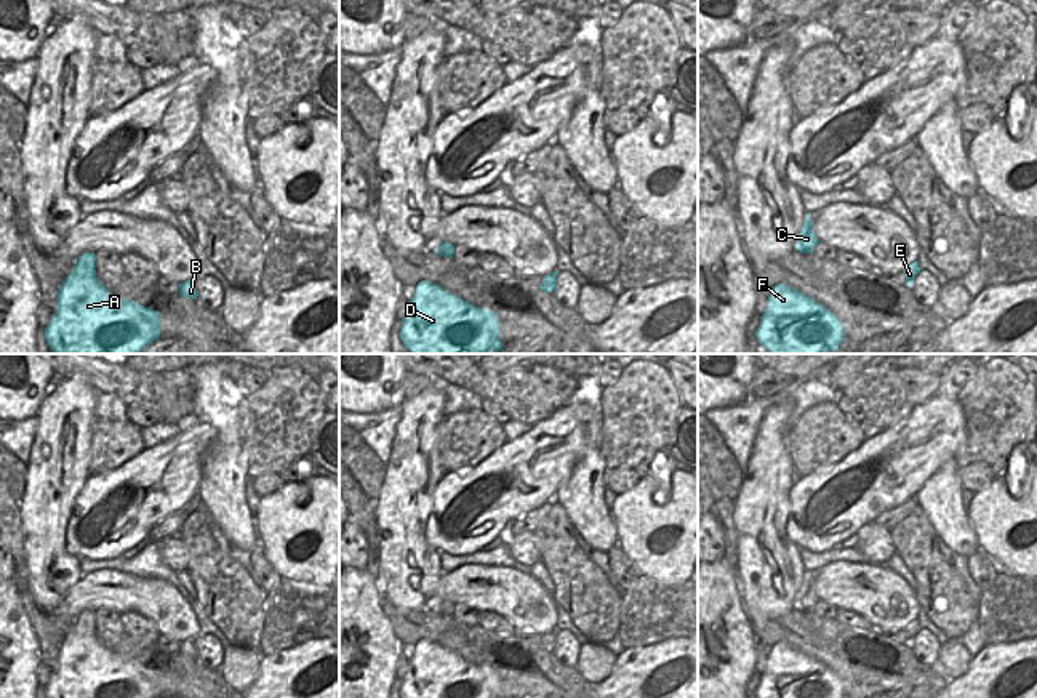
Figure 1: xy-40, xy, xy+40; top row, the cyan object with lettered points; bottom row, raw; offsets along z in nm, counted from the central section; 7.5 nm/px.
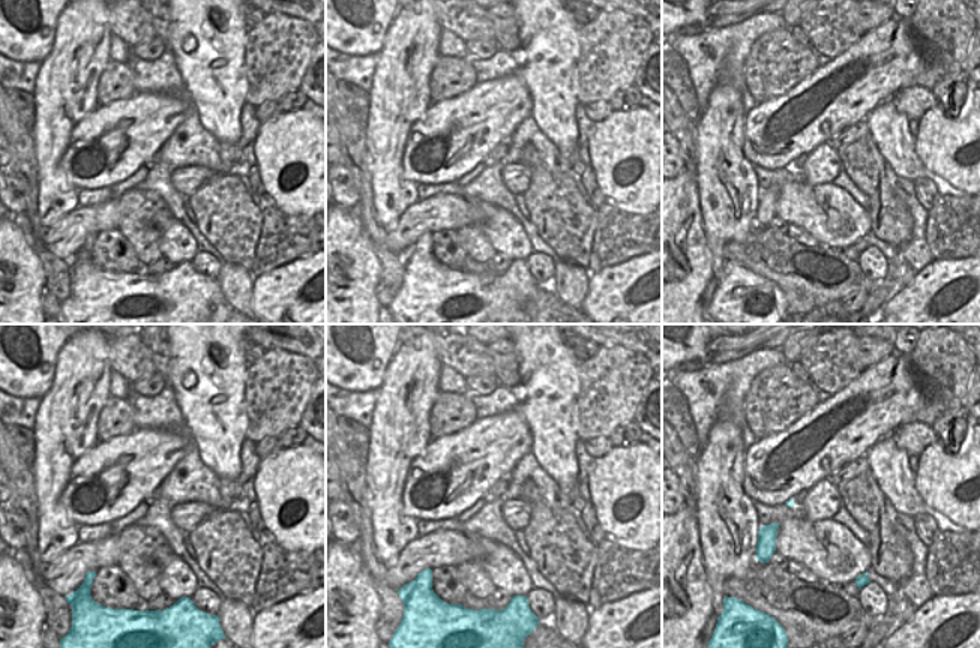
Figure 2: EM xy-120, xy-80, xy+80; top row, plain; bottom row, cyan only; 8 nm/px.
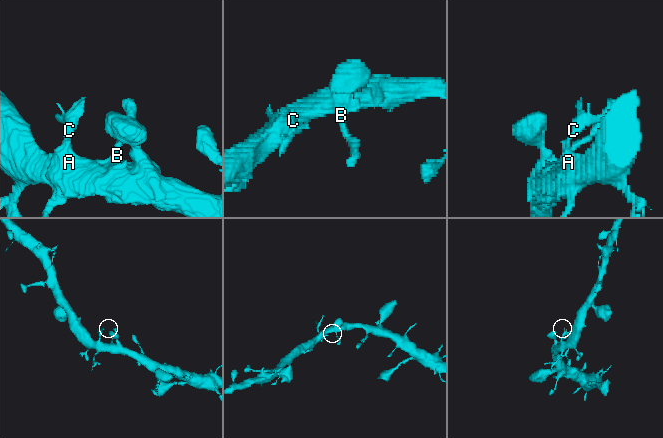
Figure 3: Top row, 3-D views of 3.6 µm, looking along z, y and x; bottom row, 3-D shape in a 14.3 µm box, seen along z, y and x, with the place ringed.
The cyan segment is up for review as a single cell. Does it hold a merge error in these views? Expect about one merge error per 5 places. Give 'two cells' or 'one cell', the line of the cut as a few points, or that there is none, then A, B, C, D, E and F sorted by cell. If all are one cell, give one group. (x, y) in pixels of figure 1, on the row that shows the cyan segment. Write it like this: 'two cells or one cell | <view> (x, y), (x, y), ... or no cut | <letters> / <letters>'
one cell | no cut | A B C D E F

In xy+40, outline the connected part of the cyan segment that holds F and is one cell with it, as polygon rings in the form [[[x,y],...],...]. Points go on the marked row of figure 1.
[[[770,287],[755,338],[770,354],[827,354],[845,339],[840,320],[794,288]]]

